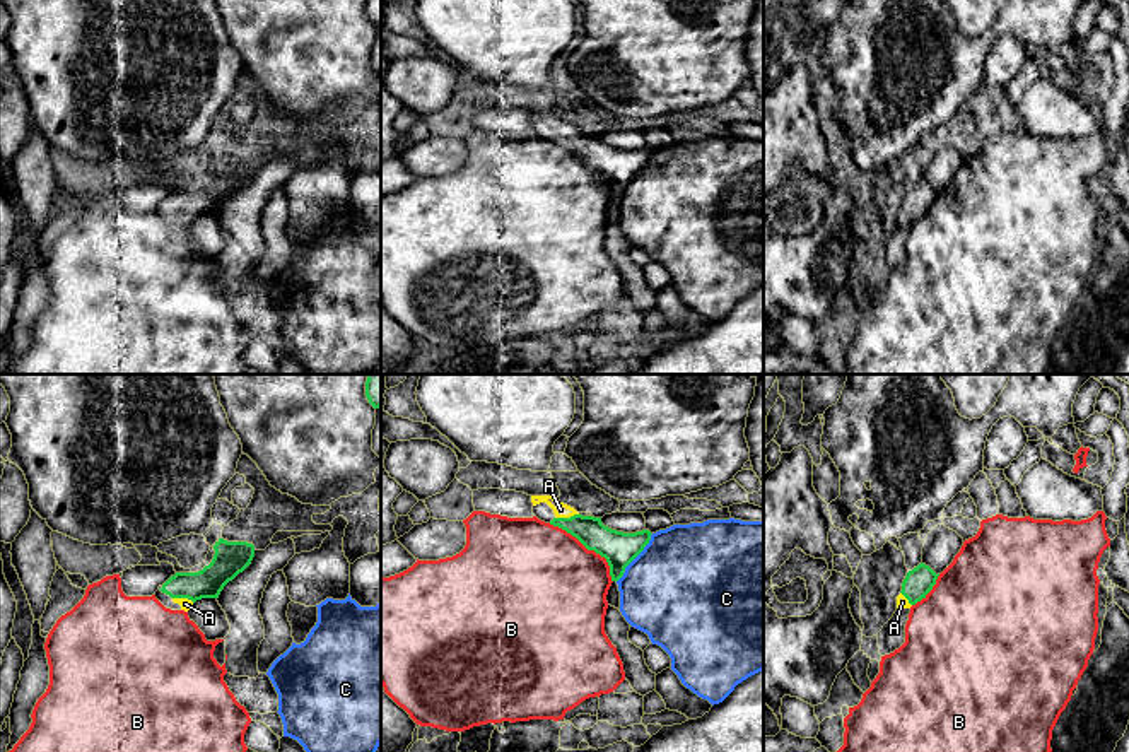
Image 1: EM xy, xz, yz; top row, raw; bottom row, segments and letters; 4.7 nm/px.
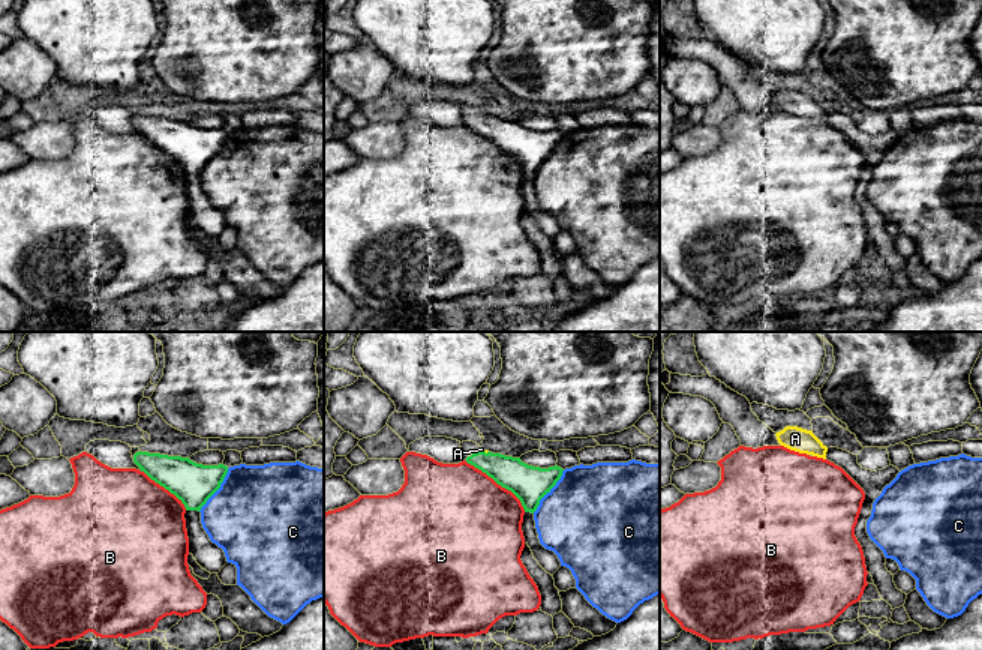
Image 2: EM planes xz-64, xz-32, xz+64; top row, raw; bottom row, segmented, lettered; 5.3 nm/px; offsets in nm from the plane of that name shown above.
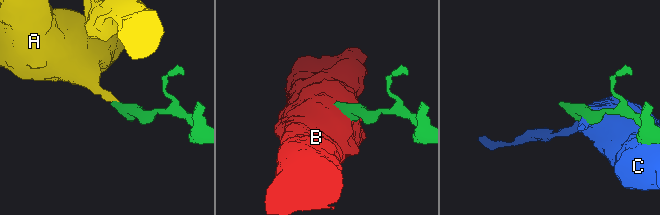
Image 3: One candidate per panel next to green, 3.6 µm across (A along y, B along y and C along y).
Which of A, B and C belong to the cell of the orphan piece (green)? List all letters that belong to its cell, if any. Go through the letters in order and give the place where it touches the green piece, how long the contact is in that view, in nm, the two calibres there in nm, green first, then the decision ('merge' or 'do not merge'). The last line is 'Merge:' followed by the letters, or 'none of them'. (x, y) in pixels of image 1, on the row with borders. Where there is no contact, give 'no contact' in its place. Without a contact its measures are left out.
A: contact xz (566, 518); length 110 nm; calibres 140 and 70 nm; merge
B: contact xz (588, 549); length 400 nm; calibres 160 and 500 nm; do not merge
C: contact xz (636, 556); length 280 nm; calibres 160 and 500 nm; do not merge
Merge: A

